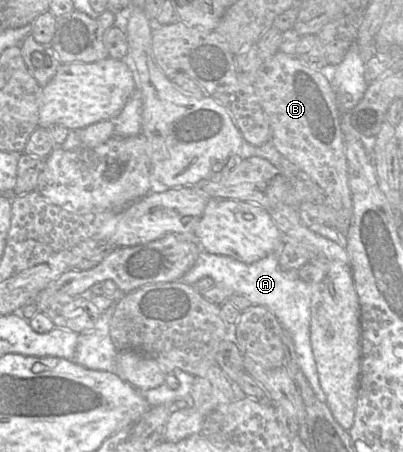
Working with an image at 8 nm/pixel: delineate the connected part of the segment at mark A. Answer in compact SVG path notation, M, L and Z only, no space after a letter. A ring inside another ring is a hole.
M201 249L193 267L179 280L189 285L195 285L200 279L210 277L214 285L224 287L245 296L252 305L260 305L274 313L282 327L290 334L298 364L306 377L316 397L325 401L325 394L320 385L316 361L314 358L311 336L311 286L301 280L297 271L282 271L279 267L278 253L268 256L251 264L242 263L232 257L208 253Z

